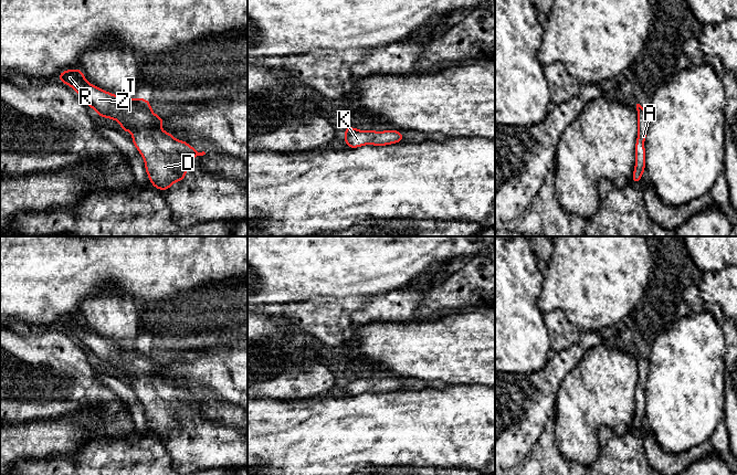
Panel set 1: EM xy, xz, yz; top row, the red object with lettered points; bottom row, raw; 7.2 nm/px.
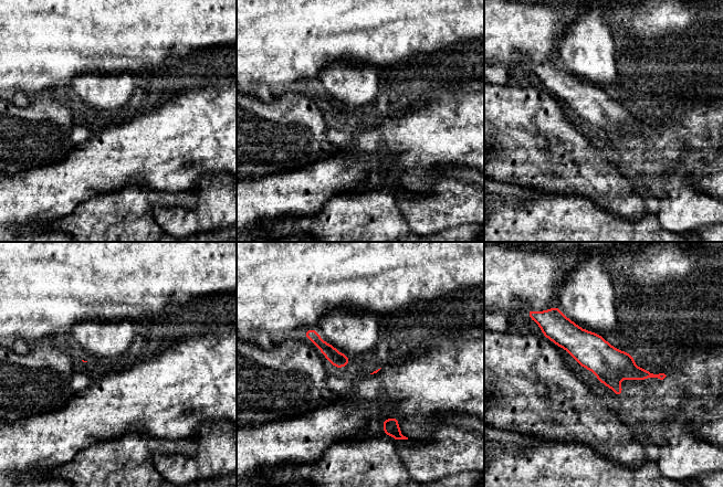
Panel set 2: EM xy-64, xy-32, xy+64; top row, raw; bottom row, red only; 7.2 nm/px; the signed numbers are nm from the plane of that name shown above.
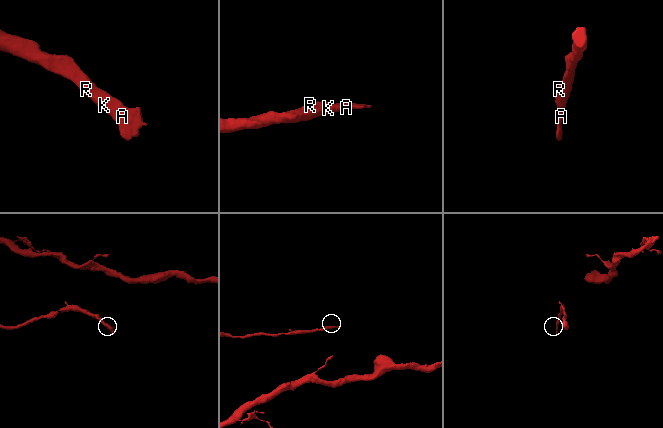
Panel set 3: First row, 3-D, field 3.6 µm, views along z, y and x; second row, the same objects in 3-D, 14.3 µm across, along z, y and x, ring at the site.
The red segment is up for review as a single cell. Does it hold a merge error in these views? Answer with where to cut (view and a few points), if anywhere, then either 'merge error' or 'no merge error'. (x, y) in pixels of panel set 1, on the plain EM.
cut none; no merge error

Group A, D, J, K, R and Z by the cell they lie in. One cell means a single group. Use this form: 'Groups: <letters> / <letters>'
Groups: A D J K R Z

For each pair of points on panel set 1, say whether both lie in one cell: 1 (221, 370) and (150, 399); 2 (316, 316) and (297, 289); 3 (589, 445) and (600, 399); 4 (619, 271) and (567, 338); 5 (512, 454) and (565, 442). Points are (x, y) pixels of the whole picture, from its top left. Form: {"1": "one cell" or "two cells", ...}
{"1": "two cells", "2": "two cells", "3": "one cell", "4": "two cells", "5": "two cells"}

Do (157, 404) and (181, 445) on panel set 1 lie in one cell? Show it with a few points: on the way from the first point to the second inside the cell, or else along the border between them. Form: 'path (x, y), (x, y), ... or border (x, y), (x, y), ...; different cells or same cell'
path (167, 414), (177, 424), (181, 435); same cell

